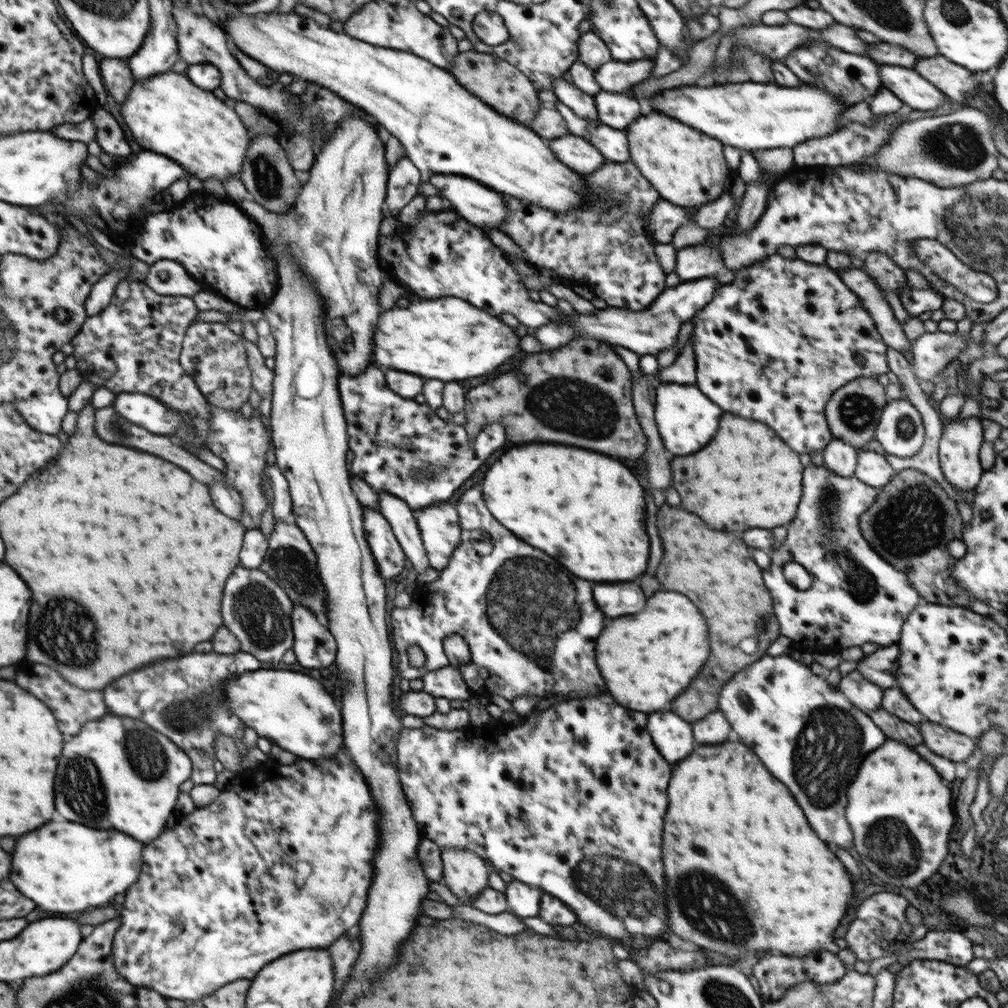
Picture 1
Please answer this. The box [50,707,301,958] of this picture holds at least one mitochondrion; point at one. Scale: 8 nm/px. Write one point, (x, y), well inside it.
(85, 795)

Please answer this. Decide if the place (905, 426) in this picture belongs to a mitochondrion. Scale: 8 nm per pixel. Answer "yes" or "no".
yes

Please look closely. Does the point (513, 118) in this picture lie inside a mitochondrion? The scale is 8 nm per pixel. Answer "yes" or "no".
no

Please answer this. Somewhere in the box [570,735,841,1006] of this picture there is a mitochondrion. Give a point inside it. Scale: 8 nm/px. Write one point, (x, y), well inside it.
(710, 905)

